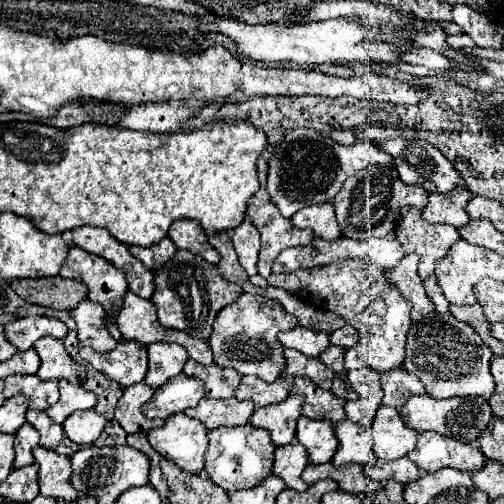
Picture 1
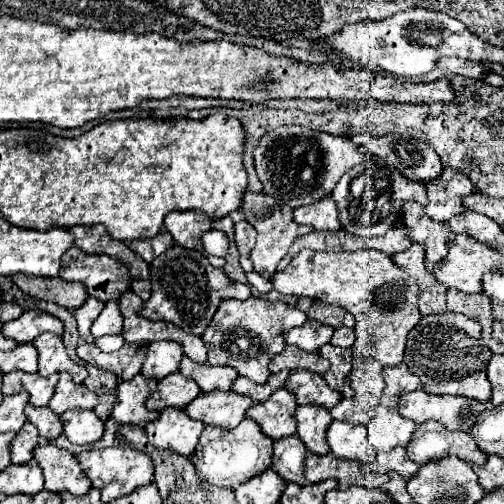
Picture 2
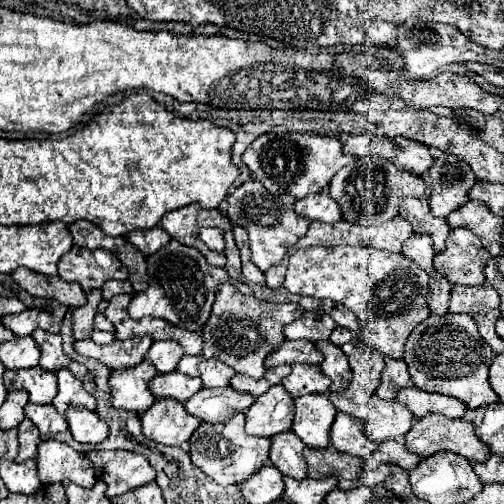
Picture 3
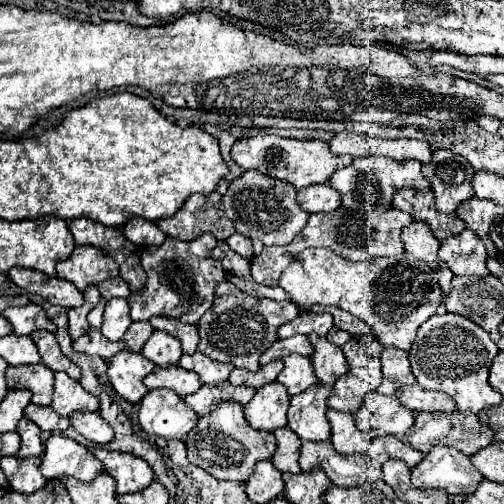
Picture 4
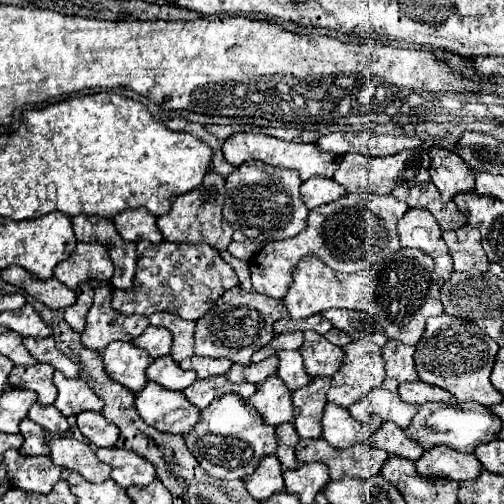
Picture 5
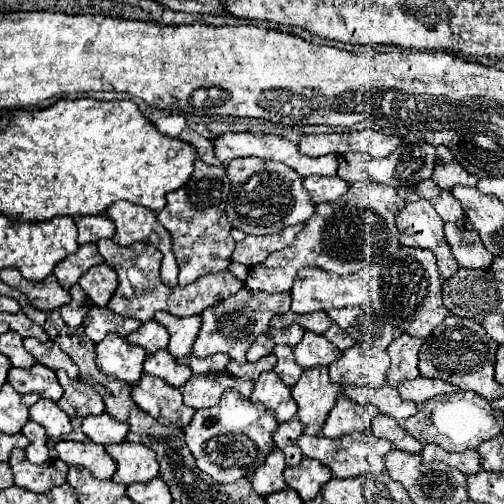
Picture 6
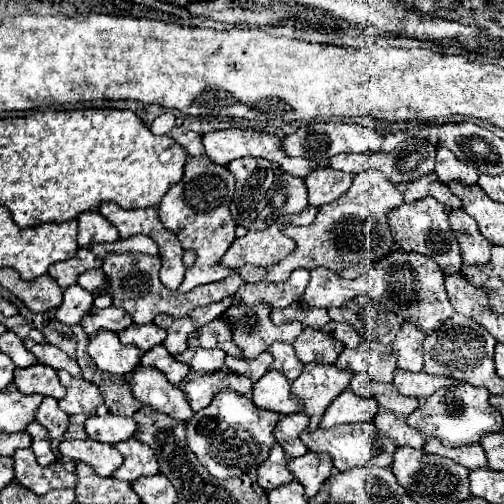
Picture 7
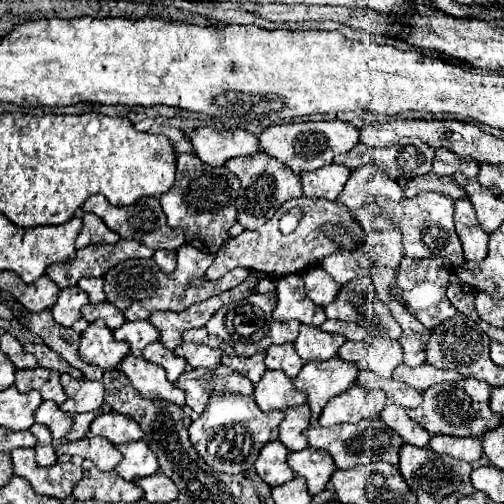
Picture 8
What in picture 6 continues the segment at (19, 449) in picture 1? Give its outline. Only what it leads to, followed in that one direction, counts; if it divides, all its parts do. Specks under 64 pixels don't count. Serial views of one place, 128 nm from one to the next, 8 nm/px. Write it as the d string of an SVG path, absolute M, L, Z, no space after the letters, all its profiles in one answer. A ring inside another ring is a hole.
M28 420L26 426L22 428L22 434L30 440L30 446L26 448L26 456L32 464L44 464L48 460L48 436L46 436L46 430Z

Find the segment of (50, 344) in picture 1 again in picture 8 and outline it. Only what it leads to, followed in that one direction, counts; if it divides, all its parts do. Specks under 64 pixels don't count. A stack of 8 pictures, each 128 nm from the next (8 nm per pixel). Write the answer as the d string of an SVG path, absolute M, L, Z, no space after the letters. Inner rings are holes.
M24 344L24 350L34 354L38 358L38 366L42 368L50 368L50 370L58 370L58 372L68 372L72 378L82 378L84 374L76 368L72 368L64 358L60 358L54 350L50 350L46 344Z

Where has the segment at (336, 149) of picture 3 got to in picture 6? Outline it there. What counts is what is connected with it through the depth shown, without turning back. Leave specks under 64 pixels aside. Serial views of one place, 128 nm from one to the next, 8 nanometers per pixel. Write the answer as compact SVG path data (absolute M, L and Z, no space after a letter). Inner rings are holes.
M228 132L228 134L220 134L220 136L214 140L214 148L216 148L216 158L218 158L222 164L228 164L230 160L242 158L242 156L258 156L258 158L264 158L264 160L282 162L282 164L290 166L292 170L296 170L302 178L308 178L308 176L312 176L312 174L318 174L318 176L336 176L336 168L338 168L336 156L332 156L332 154L326 154L326 156L322 156L322 158L304 156L304 154L298 152L296 144L292 144L290 140L286 140L286 138L282 138L282 136L276 136L276 134Z

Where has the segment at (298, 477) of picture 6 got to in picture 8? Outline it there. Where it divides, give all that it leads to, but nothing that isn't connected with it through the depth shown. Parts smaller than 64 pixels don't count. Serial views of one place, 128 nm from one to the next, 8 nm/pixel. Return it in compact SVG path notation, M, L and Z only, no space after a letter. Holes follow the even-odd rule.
M310 446L300 452L290 452L288 464L296 474L300 474L308 480L308 490L312 494L322 492L326 488L326 484L330 482L332 474L336 472L336 464L334 464L332 456L324 450L316 450Z

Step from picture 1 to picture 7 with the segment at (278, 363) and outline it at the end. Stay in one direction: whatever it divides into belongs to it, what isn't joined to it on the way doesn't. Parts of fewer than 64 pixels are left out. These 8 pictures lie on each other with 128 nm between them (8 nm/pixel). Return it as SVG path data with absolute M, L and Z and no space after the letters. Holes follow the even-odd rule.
M298 268L292 272L292 276L286 282L272 284L272 282L260 282L260 284L244 284L242 290L250 290L250 304L256 302L268 302L272 308L286 308L292 302L296 302L310 280L310 270ZM216 318L210 324L192 332L192 336L188 338L188 346L190 348L218 348L218 350L224 350L228 356L242 358L240 348L230 340L230 332L232 330L228 322L224 318Z

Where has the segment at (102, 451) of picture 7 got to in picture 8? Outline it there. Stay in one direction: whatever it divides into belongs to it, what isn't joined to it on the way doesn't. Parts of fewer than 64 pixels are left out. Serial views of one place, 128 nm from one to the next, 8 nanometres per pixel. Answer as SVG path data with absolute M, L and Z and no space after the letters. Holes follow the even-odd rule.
M86 436L82 440L76 442L68 442L64 446L64 452L68 456L82 456L88 458L92 462L98 464L100 470L114 470L118 466L118 462L122 460L122 454L118 452L118 448L114 444L110 444L110 440L104 440L104 436Z

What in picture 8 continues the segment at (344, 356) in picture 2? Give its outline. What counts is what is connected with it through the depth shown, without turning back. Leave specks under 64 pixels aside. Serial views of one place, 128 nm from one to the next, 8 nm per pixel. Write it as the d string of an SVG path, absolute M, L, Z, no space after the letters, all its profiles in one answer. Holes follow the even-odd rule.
M300 326L300 334L294 342L298 356L304 362L310 360L328 360L338 354L338 348L344 344L344 336L338 334L326 334L320 328L314 326Z

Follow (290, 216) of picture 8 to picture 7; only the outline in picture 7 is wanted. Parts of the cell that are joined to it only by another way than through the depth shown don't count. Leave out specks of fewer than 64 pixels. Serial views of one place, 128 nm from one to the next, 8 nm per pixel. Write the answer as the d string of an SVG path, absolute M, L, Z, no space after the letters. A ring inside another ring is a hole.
M364 170L356 174L348 192L344 192L336 202L324 204L310 226L292 226L292 224L282 226L282 232L288 232L288 236L296 240L298 248L282 262L268 266L266 280L284 282L290 278L290 274L296 268L302 268L302 266L304 268L324 266L330 270L342 270L362 260L378 262L380 258L390 254L390 246L394 244L390 226L386 220L386 212L400 204L404 204L402 194L382 172Z

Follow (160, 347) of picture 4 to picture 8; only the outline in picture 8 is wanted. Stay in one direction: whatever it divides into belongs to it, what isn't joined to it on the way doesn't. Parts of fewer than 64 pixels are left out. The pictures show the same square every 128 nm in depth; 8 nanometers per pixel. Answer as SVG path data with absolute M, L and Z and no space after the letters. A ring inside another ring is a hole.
M124 322L114 330L114 338L128 342L132 352L142 352L148 344L160 338L160 332L156 332L156 328L148 322Z

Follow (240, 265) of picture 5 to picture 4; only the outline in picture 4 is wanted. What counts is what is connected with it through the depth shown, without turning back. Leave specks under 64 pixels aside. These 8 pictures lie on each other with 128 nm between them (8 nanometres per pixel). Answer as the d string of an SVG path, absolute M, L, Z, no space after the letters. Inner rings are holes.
M218 242L218 246L222 248L224 252L224 258L222 258L222 264L224 264L224 272L226 272L226 278L238 286L240 290L252 294L252 296L260 296L260 298L272 298L272 300L288 300L286 292L276 286L276 288L270 288L270 286L260 286L252 280L250 276L250 260L238 256L236 252L232 252L228 248L226 242Z

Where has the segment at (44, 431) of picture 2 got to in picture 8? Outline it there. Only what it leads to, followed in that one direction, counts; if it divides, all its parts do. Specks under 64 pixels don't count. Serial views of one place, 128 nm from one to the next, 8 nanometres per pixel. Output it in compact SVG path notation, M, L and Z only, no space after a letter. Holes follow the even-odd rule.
M42 402L40 404L40 408L36 410L36 414L34 414L34 418L36 418L36 422L38 424L44 424L44 426L48 426L50 430L52 430L52 436L54 436L54 440L60 440L60 438L64 438L68 432L70 432L70 428L72 428L72 416L68 414L68 412L62 412L54 402Z

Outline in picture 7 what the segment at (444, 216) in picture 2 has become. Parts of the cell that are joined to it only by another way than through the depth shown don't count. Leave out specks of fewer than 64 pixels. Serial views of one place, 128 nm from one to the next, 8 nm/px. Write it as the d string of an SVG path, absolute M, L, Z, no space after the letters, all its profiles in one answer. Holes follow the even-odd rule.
M438 148L438 152L436 152L436 176L444 184L448 184L450 180L460 180L464 184L478 182L476 168L468 168L464 162L456 160L456 156L452 156L452 152L448 152L448 148Z

